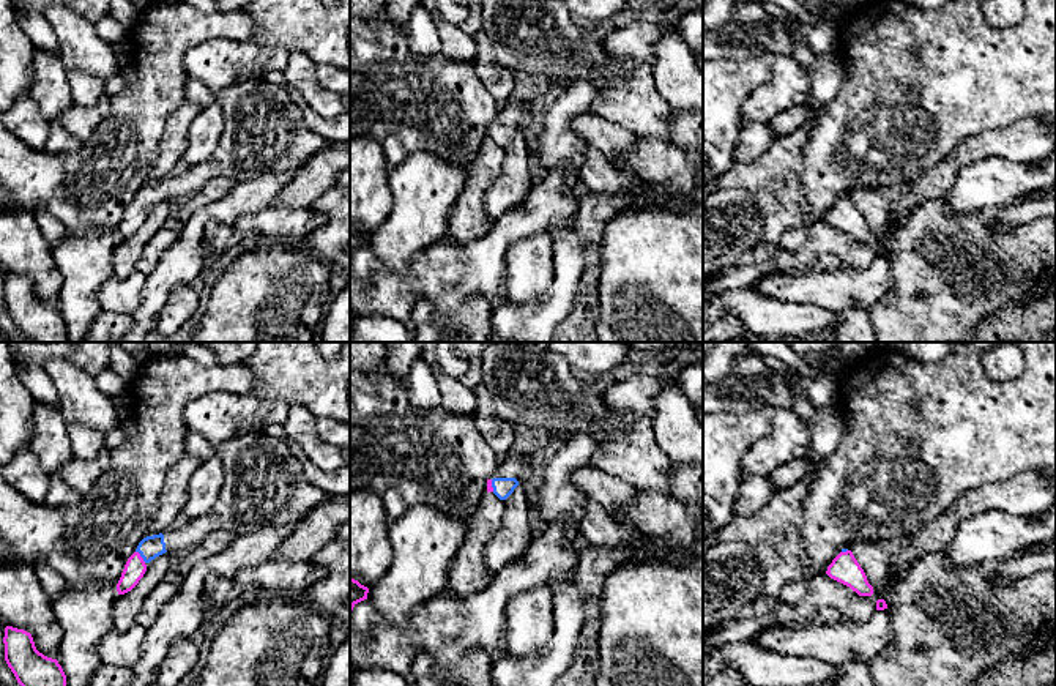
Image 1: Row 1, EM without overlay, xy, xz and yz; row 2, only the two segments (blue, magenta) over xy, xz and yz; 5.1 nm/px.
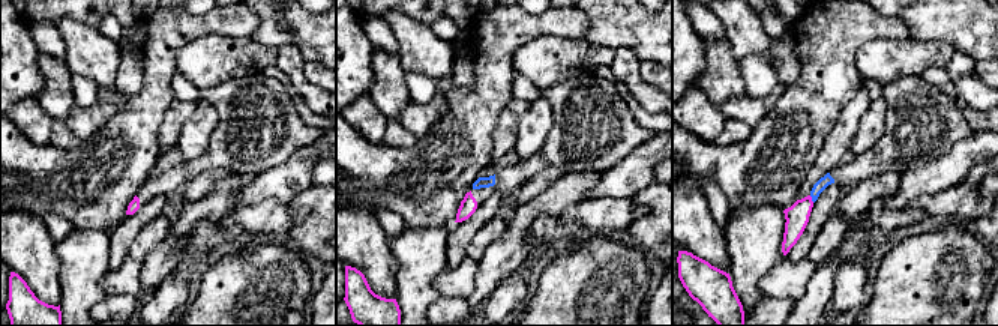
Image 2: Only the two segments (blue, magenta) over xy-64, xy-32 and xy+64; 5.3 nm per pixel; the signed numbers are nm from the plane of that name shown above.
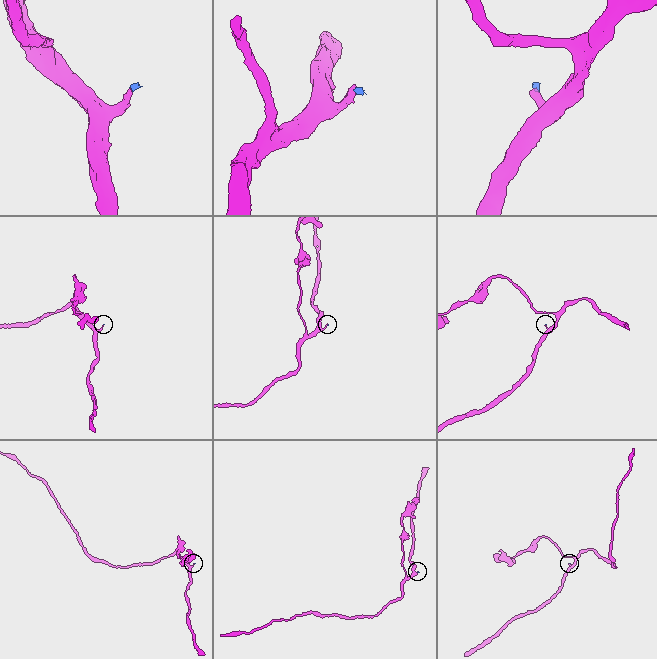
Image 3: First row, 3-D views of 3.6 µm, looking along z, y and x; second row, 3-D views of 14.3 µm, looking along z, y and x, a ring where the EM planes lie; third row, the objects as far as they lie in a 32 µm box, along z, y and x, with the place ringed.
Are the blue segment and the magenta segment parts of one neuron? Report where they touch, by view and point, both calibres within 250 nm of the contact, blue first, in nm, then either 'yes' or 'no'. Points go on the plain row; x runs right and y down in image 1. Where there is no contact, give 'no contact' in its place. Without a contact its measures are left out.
contact xy (141, 202); calibres 120 and 110 nm; yes

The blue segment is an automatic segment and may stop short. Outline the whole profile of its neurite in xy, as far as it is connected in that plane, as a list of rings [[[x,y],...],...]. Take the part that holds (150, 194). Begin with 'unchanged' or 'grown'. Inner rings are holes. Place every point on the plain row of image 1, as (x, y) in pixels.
grown | [[[244,80],[214,93],[214,99],[224,114],[224,131],[213,155],[183,173],[143,185],[125,211],[118,241],[131,238],[147,211],[165,199],[178,205],[219,177],[241,181],[285,173],[328,145],[309,129],[301,103],[287,85]]]

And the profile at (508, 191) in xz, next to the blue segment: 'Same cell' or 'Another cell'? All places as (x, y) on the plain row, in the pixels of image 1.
Another cell

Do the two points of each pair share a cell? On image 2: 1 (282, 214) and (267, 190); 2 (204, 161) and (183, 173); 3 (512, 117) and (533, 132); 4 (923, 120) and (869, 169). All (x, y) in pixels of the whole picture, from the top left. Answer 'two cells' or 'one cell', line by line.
1: two cells
2: one cell
3: two cells
4: one cell

